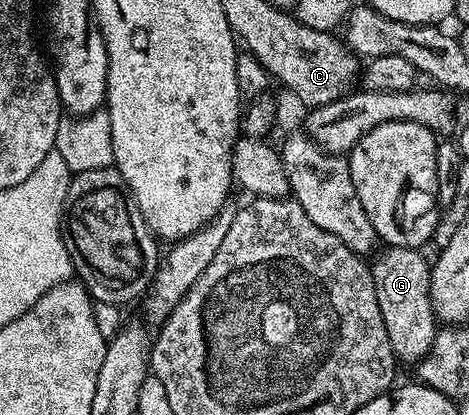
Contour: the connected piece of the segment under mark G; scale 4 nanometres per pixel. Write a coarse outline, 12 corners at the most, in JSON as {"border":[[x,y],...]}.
{"border":[[388,247],[371,262],[397,362],[419,363],[438,322],[429,258]]}

